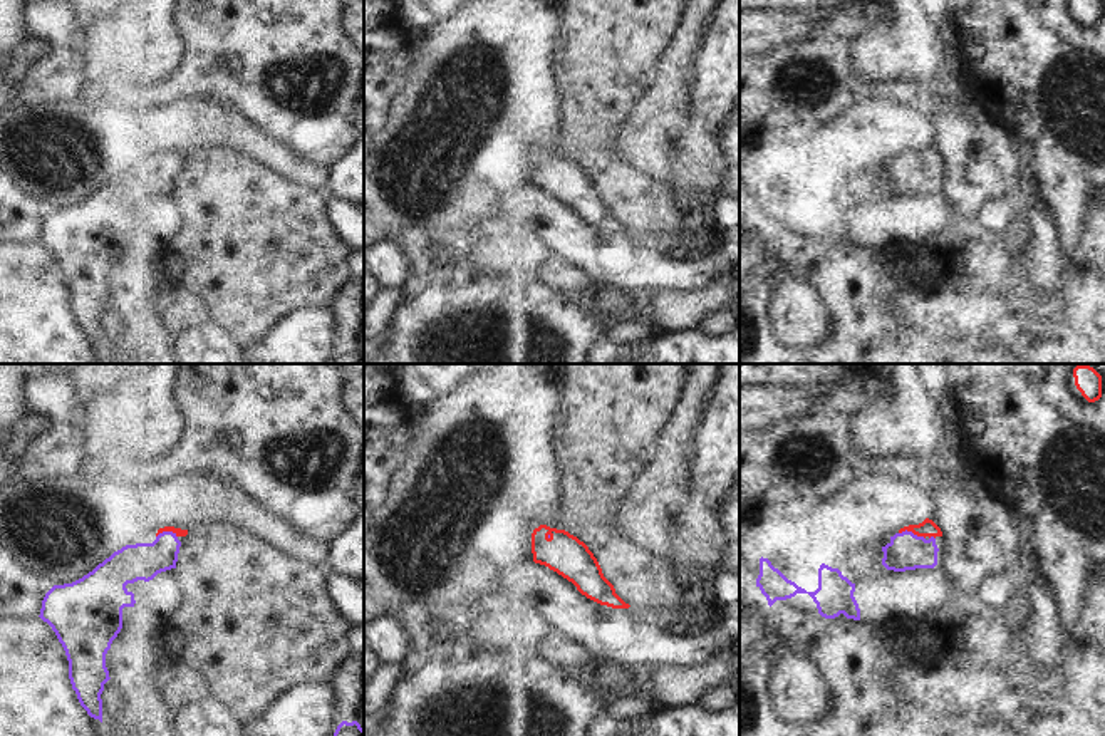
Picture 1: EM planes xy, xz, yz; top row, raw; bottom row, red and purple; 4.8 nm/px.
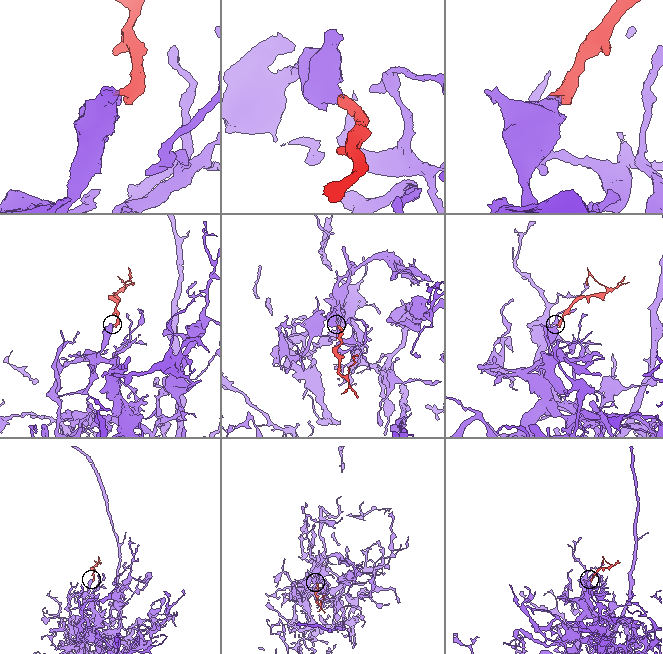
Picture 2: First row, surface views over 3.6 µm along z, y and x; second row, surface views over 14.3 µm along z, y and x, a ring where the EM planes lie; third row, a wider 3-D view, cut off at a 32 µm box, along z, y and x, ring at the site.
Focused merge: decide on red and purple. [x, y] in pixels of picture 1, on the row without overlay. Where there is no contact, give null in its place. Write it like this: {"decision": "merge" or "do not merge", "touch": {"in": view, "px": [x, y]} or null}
{"decision": "merge", "touch": {"in": "yz", "px": [913, 156]}}

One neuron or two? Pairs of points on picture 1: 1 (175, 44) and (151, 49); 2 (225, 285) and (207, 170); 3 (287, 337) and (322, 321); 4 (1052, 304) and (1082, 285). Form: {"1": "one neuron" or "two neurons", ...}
{"1": "one neuron", "2": "one neuron", "3": "one neuron", "4": "two neurons"}

